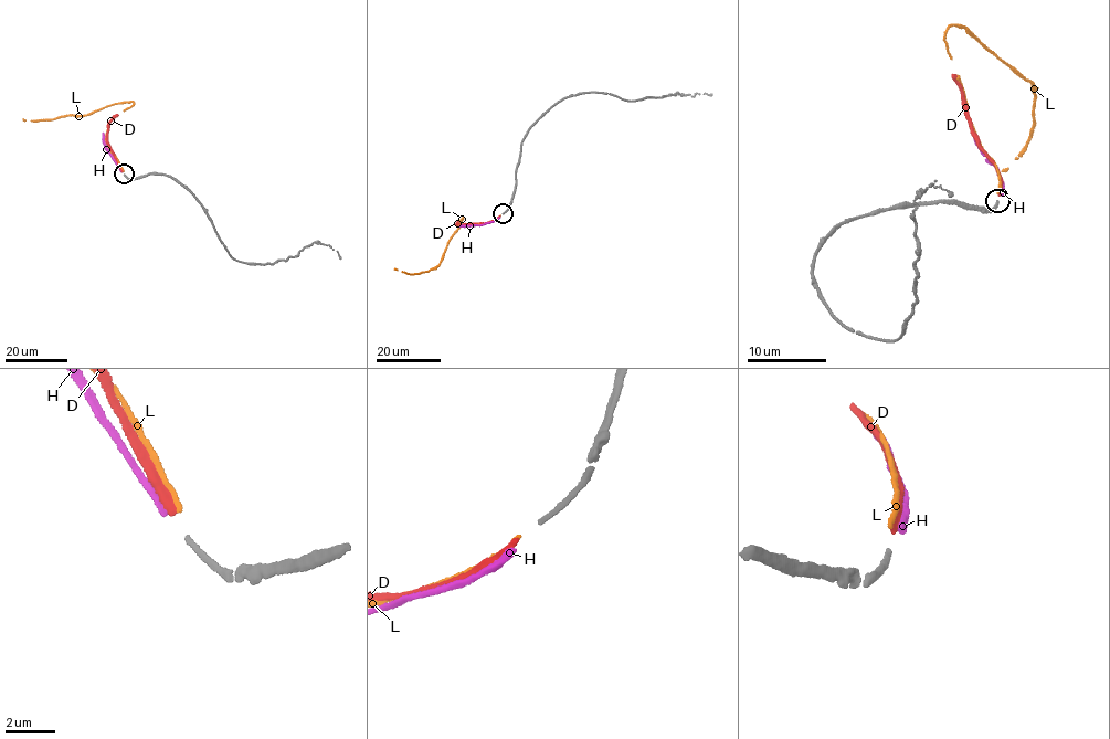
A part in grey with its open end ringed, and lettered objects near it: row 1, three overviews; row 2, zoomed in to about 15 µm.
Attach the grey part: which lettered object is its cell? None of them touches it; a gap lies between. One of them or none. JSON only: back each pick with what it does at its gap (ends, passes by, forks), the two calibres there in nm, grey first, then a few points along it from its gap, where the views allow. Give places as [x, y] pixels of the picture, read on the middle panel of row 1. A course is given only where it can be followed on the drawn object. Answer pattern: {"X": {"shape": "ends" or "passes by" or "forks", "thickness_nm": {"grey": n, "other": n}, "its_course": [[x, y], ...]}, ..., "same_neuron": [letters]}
{"D": {"shape": "ends", "thickness_nm": {"grey": 200, "other": 280}, "its_course": [[500, 215], [474, 224], [458, 225], [457, 221]]}, "same_neuron": ["D"]}

